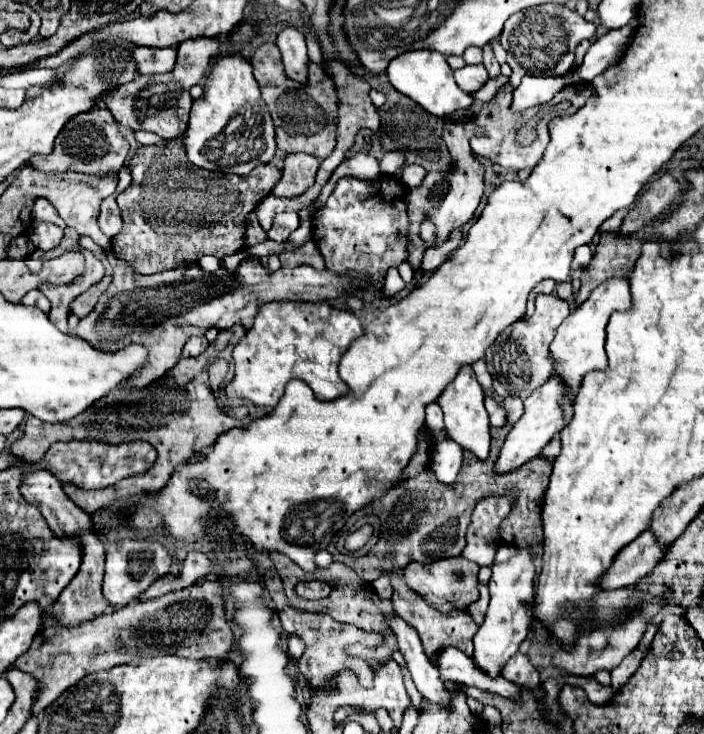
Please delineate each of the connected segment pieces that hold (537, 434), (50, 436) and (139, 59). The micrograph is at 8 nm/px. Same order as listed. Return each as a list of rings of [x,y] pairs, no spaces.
[[[550,377],[542,387],[538,387],[528,399],[524,399],[524,415],[520,417],[518,423],[512,425],[512,429],[506,435],[506,441],[500,449],[500,455],[496,459],[496,475],[504,475],[510,473],[518,467],[522,467],[524,463],[532,461],[534,457],[540,455],[540,449],[552,439],[552,435],[556,431],[562,429],[562,413],[560,413],[560,405],[558,405],[558,397],[564,395],[564,385],[560,385],[558,377]]]
[[[30,415],[24,435],[12,445],[12,453],[22,455],[28,463],[38,463],[52,443],[56,443],[56,425],[42,423]]]
[[[136,47],[132,53],[134,61],[138,63],[138,73],[142,75],[156,75],[156,73],[168,73],[174,69],[176,63],[176,49],[156,49],[156,47]]]

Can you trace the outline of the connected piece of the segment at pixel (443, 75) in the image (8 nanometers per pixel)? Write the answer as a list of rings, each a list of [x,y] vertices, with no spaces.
[[[408,51],[408,53],[402,53],[402,55],[398,55],[396,59],[390,61],[390,65],[386,69],[386,75],[388,75],[390,85],[398,93],[416,101],[424,111],[428,111],[434,117],[446,117],[446,115],[458,111],[458,109],[464,109],[464,107],[472,105],[472,95],[464,93],[456,85],[452,69],[446,63],[446,57],[442,53],[436,53],[436,51]]]

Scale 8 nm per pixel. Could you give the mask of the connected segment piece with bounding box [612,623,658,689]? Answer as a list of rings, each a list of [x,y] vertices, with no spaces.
[[[648,623],[640,645],[616,669],[612,669],[612,687],[614,689],[620,689],[620,685],[624,685],[624,681],[628,681],[628,677],[632,677],[632,673],[638,669],[640,661],[644,659],[644,653],[648,653],[648,645],[652,643],[652,637],[656,635],[656,631],[658,631],[658,627],[654,623]]]

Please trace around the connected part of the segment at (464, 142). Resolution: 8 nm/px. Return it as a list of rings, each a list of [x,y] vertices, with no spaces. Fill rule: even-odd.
[[[446,121],[444,123],[444,141],[448,143],[448,149],[450,149],[450,155],[454,159],[454,171],[448,171],[448,173],[428,173],[422,181],[422,185],[414,187],[408,191],[408,217],[410,217],[410,239],[412,239],[412,247],[410,247],[410,257],[408,257],[408,263],[410,267],[414,269],[414,279],[420,281],[424,277],[424,271],[420,269],[420,263],[422,263],[422,257],[424,257],[424,251],[428,249],[428,245],[442,245],[444,241],[448,241],[452,229],[458,229],[462,225],[466,225],[478,205],[480,205],[480,199],[482,199],[482,193],[484,193],[484,169],[482,165],[474,159],[472,151],[470,151],[470,137],[476,133],[474,125],[468,121],[468,123],[454,123],[454,121]],[[424,219],[430,219],[434,225],[436,225],[436,239],[434,243],[426,243],[420,239],[420,223]]]

